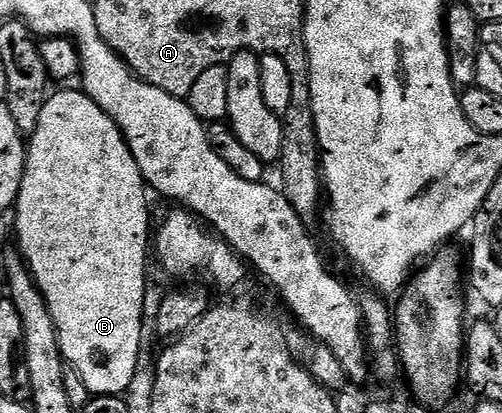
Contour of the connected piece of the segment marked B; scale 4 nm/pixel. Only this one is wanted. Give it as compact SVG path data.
M81 90L55 91L47 100L43 112L40 113L40 126L36 126L34 135L28 140L26 169L16 205L16 213L18 212L16 248L30 267L34 282L52 314L52 322L56 326L63 360L84 378L84 386L88 386L88 390L94 396L122 396L132 382L132 374L136 374L136 362L140 358L140 326L144 310L144 294L148 287L146 252L148 256L152 248L152 224L150 228L150 208L146 205L146 192L148 193L148 185L140 174L140 166L136 166L136 158L132 158L116 122L112 122L112 118L108 118L108 114L104 114L104 110L100 110L100 106L96 106L96 102L92 102L92 98L85 92Z

